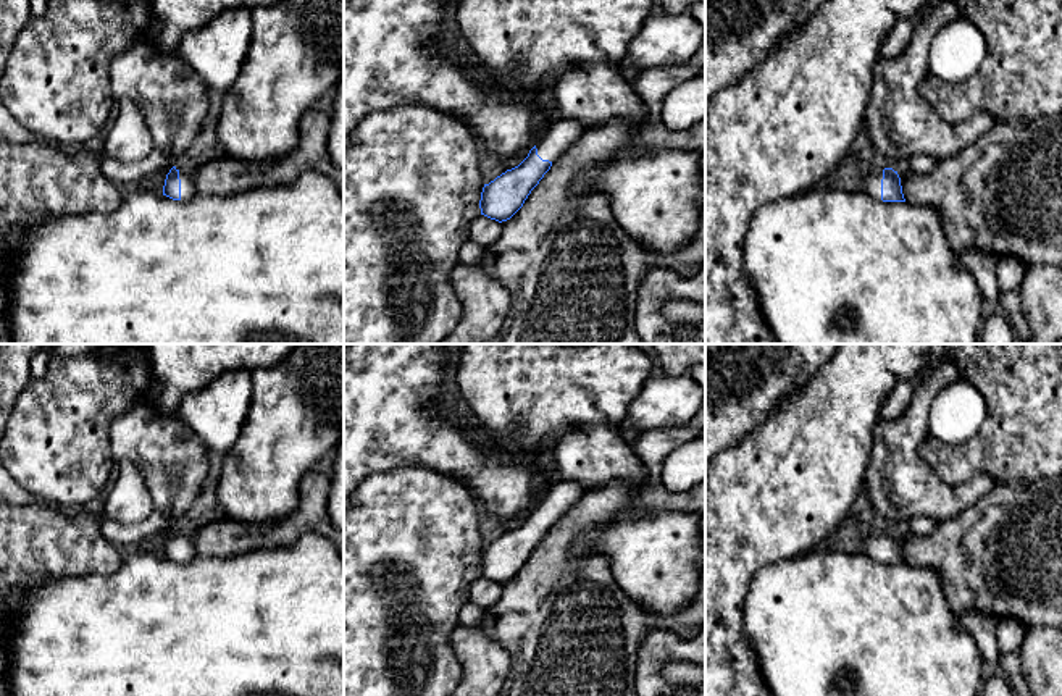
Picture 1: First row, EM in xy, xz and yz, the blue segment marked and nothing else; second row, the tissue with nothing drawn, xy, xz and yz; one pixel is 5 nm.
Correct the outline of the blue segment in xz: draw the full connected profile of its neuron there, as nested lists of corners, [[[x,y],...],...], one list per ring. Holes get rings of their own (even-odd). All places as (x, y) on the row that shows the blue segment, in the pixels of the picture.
[[[554,119],[518,166],[484,184],[479,200],[481,215],[499,223],[510,220],[523,207],[552,163],[586,131],[587,128],[578,121]]]

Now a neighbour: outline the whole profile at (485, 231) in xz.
[[[479,215],[470,224],[470,241],[476,242],[481,247],[487,247],[499,239],[500,226],[502,224],[499,221]]]

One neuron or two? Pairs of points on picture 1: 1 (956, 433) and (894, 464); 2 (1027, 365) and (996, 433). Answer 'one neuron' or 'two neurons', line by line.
1: two neurons
2: one neuron

